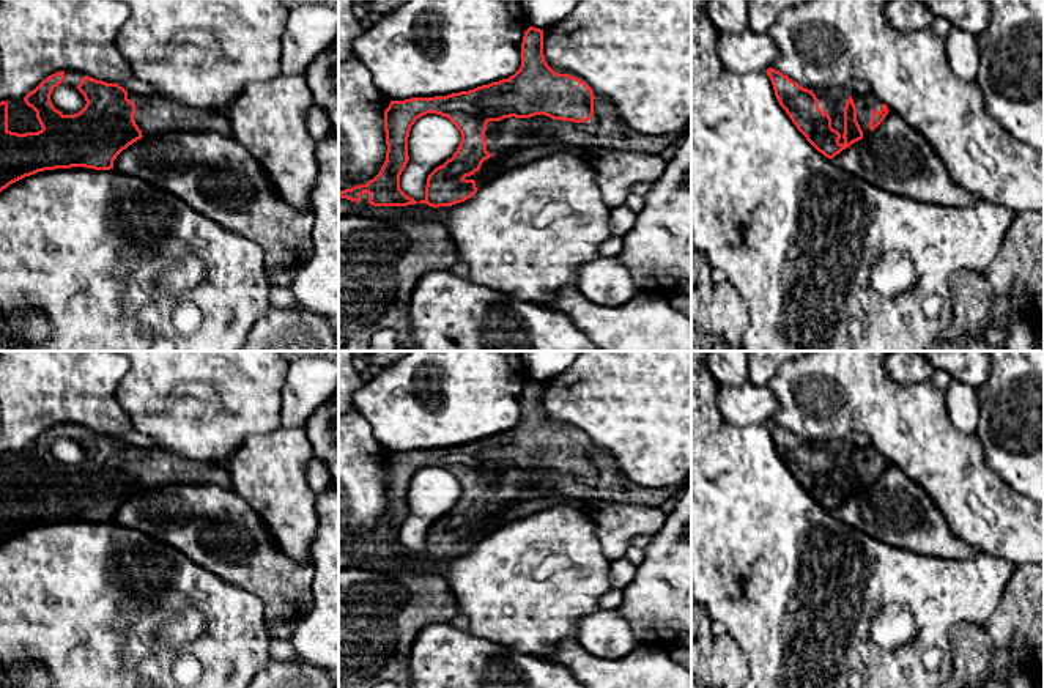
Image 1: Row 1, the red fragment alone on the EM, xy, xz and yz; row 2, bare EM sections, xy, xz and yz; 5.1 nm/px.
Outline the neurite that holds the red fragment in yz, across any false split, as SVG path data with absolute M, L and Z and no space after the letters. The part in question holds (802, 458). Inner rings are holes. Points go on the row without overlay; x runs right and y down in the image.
M773 420L765 425L779 458L806 493L828 512L868 490L890 464L871 446L857 447L849 439L808 442Z

